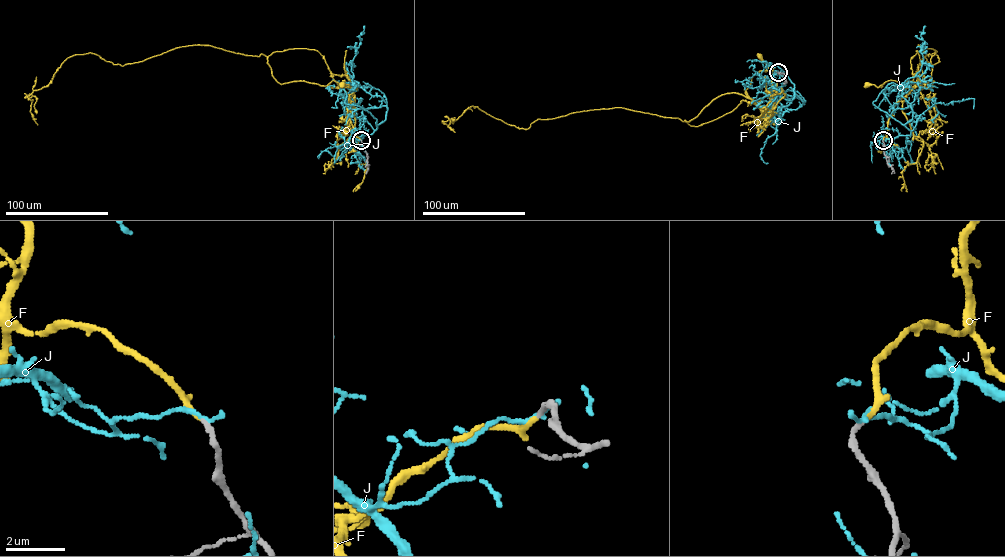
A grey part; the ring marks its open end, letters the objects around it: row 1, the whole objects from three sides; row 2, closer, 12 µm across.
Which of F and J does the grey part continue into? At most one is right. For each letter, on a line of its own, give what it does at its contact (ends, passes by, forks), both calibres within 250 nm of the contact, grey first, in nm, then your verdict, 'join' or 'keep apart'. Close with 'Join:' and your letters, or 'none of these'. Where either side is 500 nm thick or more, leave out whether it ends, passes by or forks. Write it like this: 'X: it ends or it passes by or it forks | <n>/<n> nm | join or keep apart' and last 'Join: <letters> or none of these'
F: it ends | 180/170 nm | join
J: it ends | 200/160 nm | keep apart
Join: F

